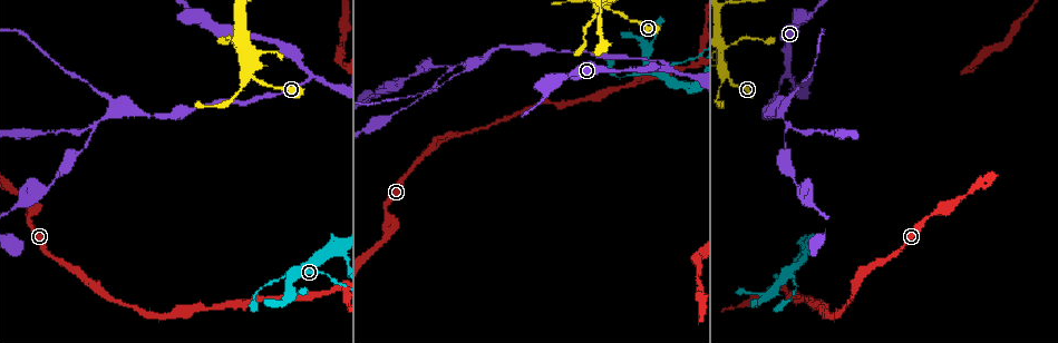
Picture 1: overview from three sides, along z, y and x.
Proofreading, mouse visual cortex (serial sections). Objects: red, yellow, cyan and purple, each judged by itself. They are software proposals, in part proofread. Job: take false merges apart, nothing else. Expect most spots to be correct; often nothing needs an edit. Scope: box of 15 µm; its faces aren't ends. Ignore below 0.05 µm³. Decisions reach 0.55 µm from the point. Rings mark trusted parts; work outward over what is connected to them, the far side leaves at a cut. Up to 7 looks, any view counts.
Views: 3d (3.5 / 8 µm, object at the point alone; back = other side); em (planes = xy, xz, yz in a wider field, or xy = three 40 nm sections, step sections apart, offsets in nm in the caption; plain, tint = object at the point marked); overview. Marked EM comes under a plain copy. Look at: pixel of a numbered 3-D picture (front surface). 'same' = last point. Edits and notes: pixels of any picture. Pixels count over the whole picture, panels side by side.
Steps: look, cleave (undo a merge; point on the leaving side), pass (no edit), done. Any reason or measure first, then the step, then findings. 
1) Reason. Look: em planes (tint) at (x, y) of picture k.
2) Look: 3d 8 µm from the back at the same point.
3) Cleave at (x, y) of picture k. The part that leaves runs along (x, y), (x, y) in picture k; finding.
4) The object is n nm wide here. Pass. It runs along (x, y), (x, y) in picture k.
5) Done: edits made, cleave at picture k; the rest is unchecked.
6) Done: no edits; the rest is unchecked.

Side arm on a straight run. Look: 3d 3.5 µm at (668, 67) of picture 1.

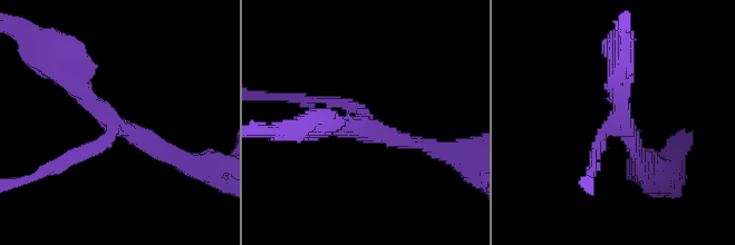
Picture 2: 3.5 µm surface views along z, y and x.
Now the EM. Look: em xy step 1 (tint) at (113, 121) of picture 2.

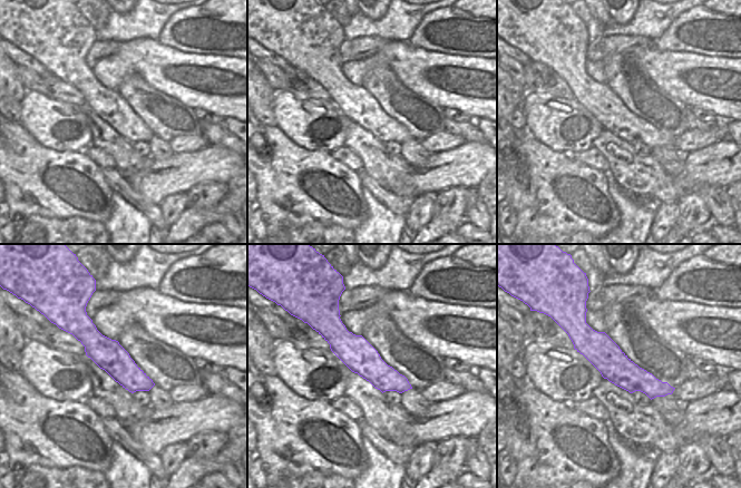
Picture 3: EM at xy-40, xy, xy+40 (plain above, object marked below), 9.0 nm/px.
Look: em xy step 3 (tint) at the same point.

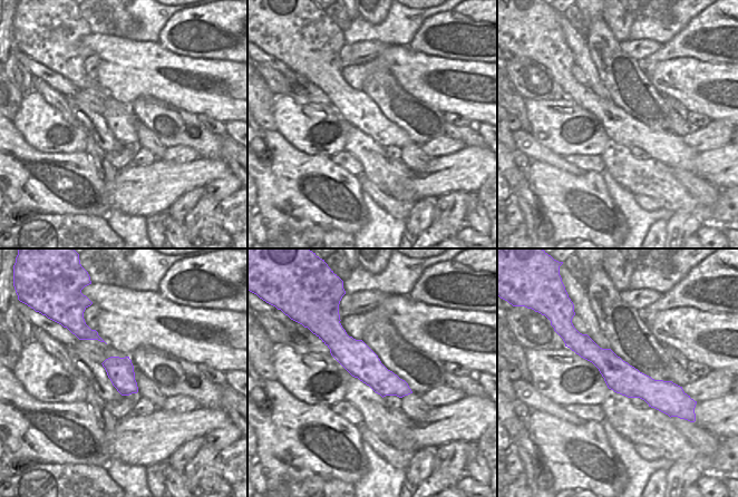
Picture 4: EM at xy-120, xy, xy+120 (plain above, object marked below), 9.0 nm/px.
Pass. It runs along (574, 343), (623, 379), (673, 398) in picture 4; all the same cell.

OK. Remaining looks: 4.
Two arms at a narrow angle. Look: 3d 8 µm from the back at (725, 75) of picture 1.

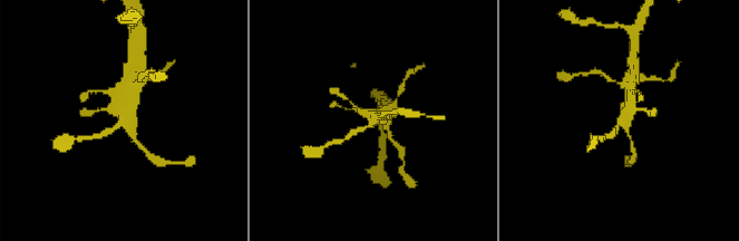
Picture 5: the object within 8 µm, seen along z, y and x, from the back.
Look: em xy step 1 (tint) at (620, 120) of picture 5.

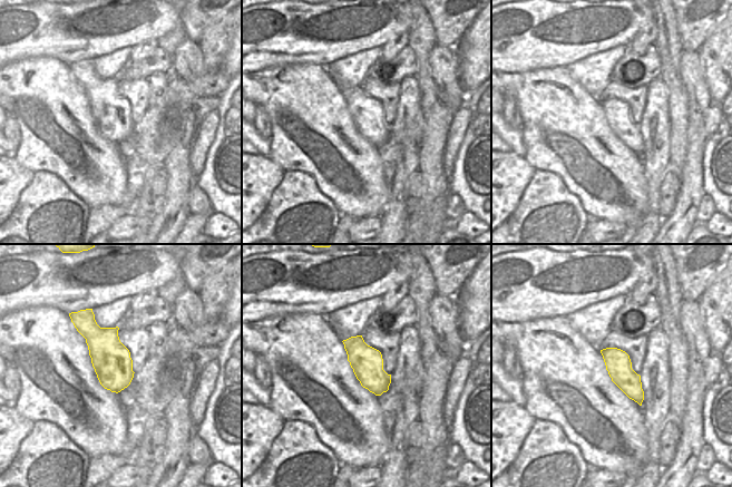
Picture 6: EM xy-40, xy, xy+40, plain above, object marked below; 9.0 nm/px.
Pass. It runs along (98, 136), (123, 119), (128, 89) in picture 5; continuous, no second cell.

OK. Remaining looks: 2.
Look: 3d 3.5 µm at (786, 128) of picture 1.

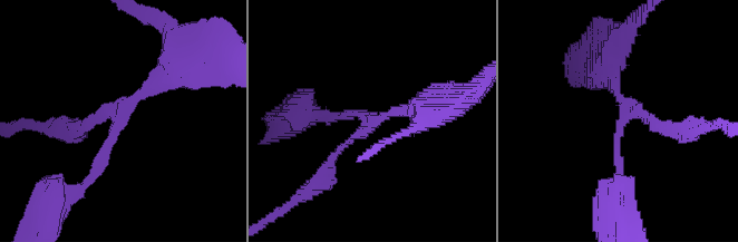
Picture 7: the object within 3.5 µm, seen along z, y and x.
Pass. It runs along (180, 69), (120, 110), (97, 175) in picture 7; one cell here.

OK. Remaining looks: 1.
Done: no edits; the rest is unchecked.

